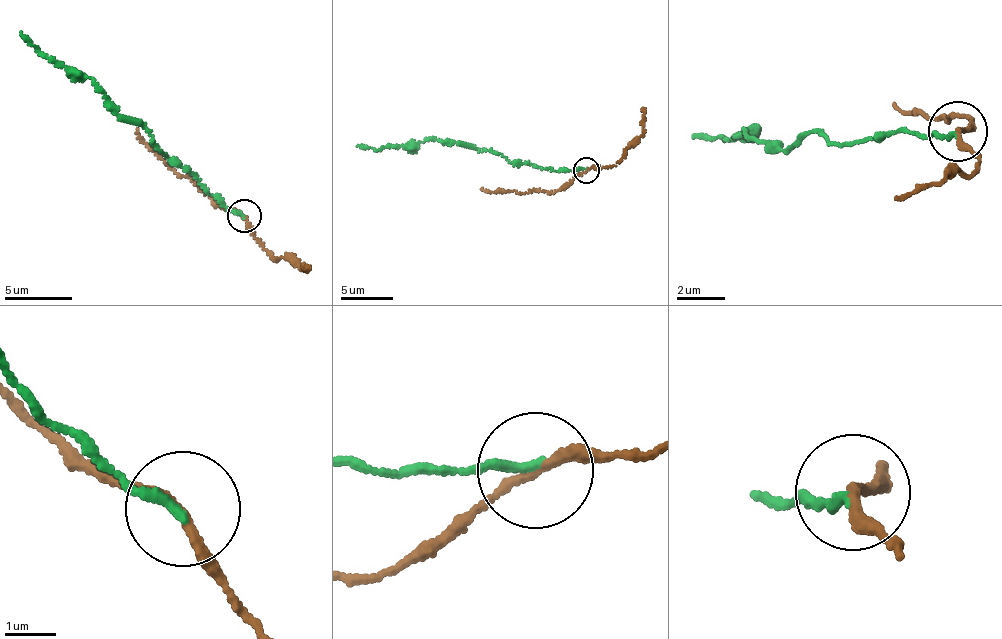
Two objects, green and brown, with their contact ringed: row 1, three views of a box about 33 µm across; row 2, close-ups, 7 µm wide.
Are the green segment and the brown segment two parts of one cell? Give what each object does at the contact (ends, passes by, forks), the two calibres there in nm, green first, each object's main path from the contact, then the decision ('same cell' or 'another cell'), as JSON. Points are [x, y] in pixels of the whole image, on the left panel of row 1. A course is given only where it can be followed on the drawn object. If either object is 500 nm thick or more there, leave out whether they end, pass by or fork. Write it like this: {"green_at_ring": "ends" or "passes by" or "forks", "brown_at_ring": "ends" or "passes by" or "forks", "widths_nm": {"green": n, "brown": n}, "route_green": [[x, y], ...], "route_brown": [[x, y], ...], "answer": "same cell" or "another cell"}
{"green_at_ring": "ends", "brown_at_ring": "passes by", "widths_nm": {"green": 200, "brown": 160}, "route_green": [[243, 216], [172, 165], [145, 127], [114, 114], [90, 78], [39, 55], [21, 32]], "route_brown": [[243, 216], [209, 197], [168, 168], [137, 128]], "answer": "another cell"}

